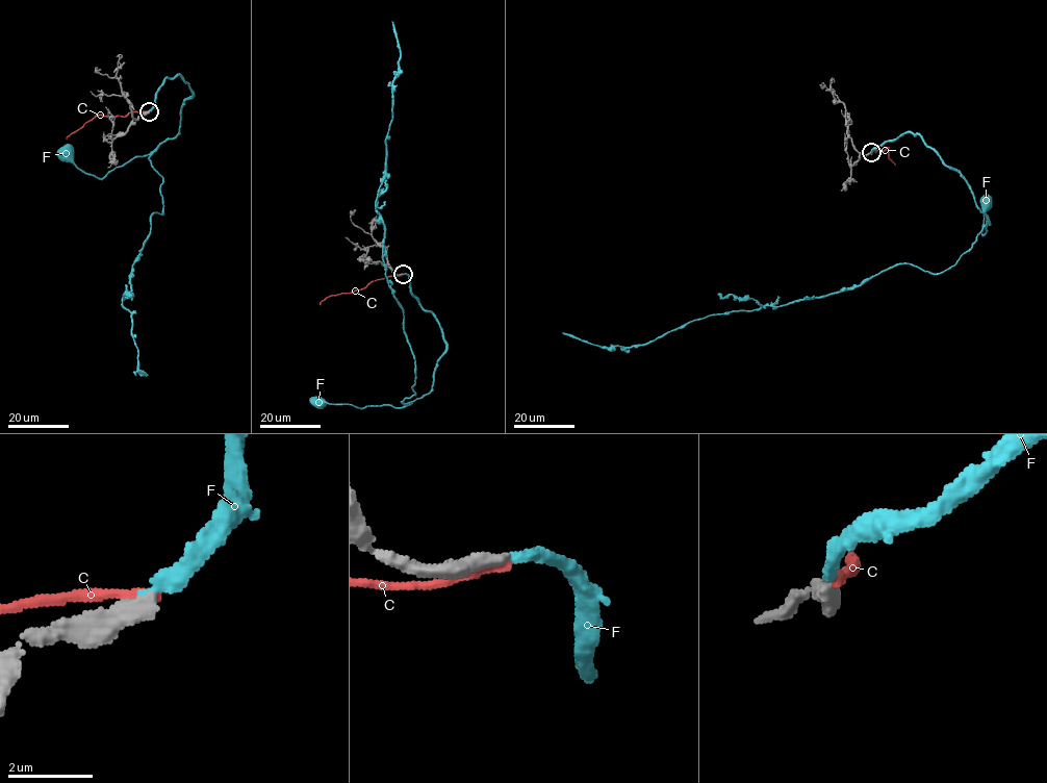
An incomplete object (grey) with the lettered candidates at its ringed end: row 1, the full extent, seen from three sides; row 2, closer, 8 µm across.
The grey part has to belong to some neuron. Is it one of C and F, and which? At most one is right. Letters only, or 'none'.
F

